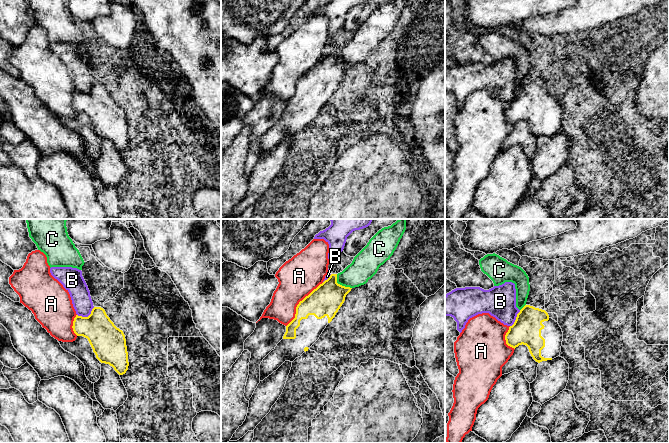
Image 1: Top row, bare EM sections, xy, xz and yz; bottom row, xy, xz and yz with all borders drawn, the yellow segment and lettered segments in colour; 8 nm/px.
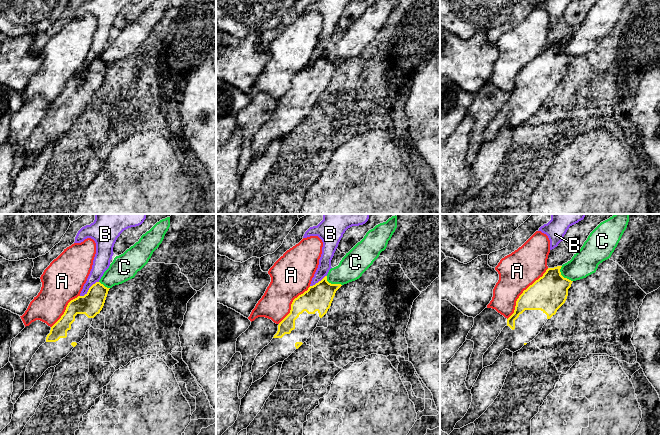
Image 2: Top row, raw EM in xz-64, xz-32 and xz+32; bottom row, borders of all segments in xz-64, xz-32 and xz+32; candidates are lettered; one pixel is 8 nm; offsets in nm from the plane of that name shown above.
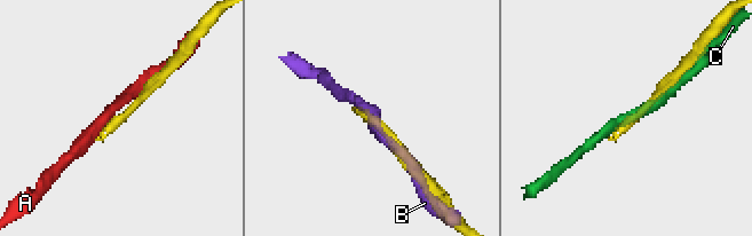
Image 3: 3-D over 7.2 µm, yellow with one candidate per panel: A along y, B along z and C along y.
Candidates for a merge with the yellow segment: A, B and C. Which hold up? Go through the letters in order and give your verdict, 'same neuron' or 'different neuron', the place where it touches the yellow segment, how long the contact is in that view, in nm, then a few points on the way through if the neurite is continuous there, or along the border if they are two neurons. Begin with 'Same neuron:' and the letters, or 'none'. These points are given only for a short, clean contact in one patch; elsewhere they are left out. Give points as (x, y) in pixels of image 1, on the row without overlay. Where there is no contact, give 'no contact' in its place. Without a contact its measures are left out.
Same neuron: none
A: different neuron | xz (299, 78) | 460 nm
B: different neuron | xy (86, 93) | 160 nm
C: different neuron | xz (339, 60) | 170 nm

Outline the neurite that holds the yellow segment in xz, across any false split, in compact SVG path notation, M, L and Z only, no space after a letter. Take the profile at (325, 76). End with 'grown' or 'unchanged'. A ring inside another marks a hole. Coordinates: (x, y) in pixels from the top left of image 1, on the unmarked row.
M337 50L306 72L296 83L295 94L286 102L283 115L260 140L260 157L285 137L293 138L319 115L352 64L337 59Z; grown

